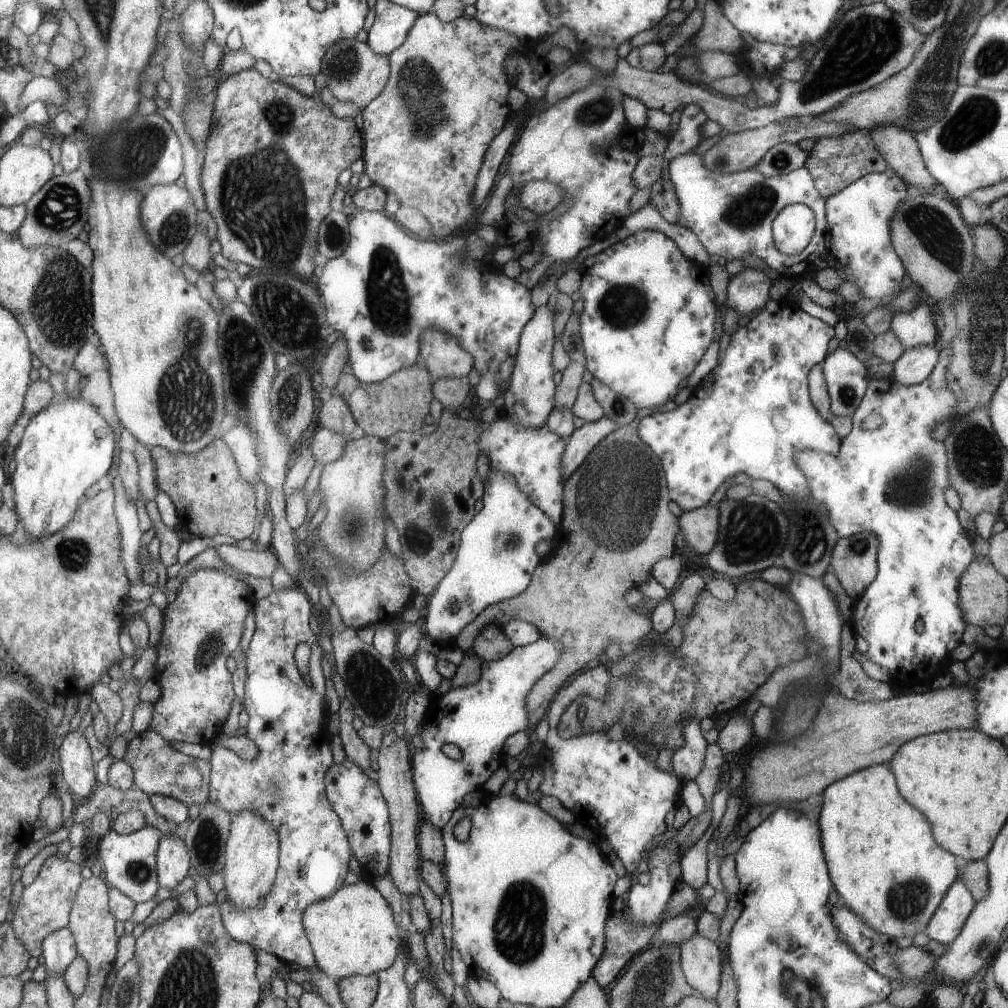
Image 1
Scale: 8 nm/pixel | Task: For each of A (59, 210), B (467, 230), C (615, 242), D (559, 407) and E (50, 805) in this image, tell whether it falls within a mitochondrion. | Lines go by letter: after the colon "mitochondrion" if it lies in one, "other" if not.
A: mitochondrion
B: other
C: other
D: other
E: other

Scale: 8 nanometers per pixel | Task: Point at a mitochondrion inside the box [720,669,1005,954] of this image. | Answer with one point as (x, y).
(906, 900)

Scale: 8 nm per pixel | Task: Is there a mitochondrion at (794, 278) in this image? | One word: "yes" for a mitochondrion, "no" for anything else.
no

